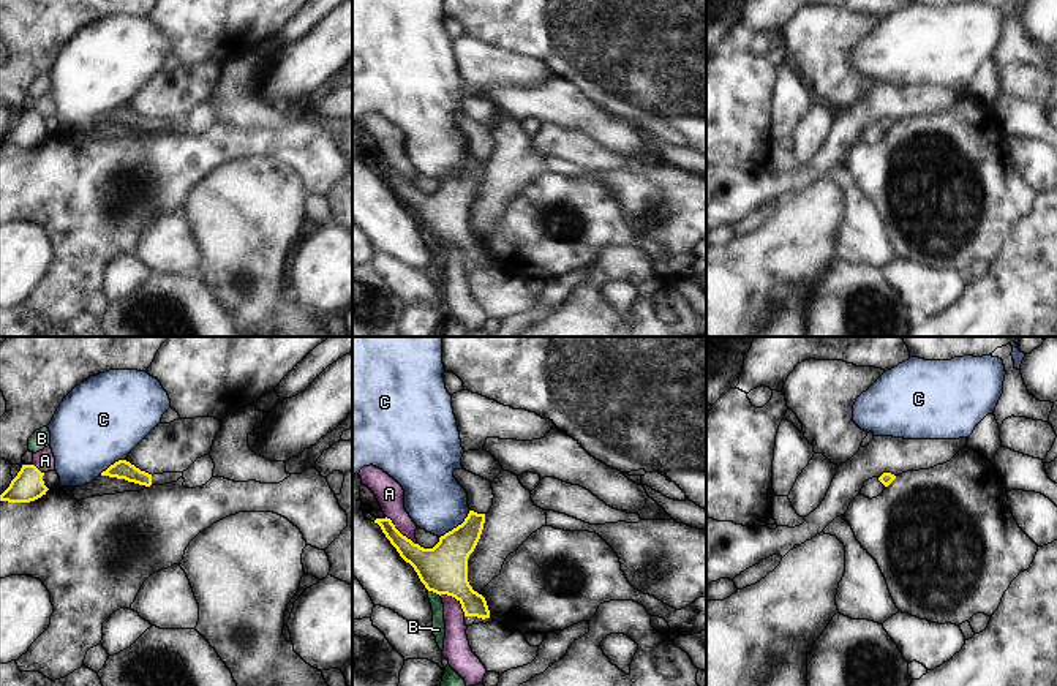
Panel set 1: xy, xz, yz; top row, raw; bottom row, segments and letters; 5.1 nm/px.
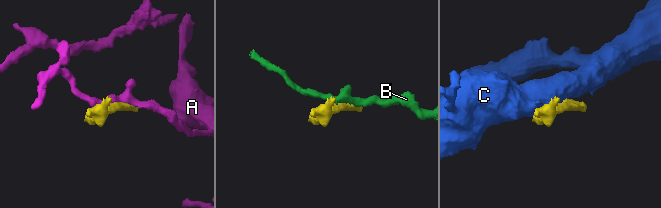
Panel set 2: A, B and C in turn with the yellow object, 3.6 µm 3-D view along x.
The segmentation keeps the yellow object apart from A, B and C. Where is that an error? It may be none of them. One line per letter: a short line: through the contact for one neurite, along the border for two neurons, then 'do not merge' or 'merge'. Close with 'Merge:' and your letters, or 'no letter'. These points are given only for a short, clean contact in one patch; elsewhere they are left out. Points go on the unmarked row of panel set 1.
A: do not merge
B: xz (427, 234), (440, 242) | do not merge
C: xz (470, 155), (460, 169), (440, 184) | do not merge
Merge: no letter

